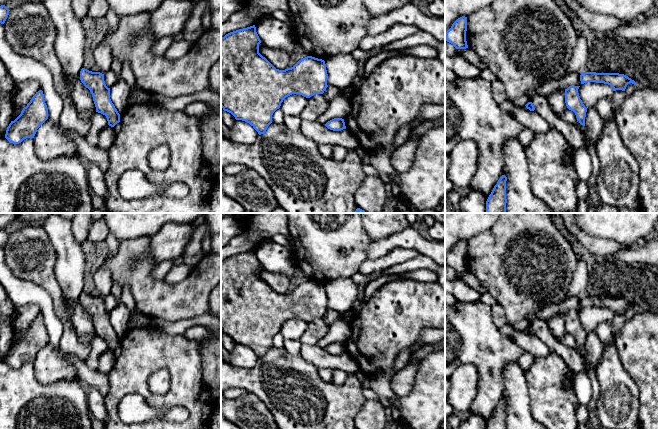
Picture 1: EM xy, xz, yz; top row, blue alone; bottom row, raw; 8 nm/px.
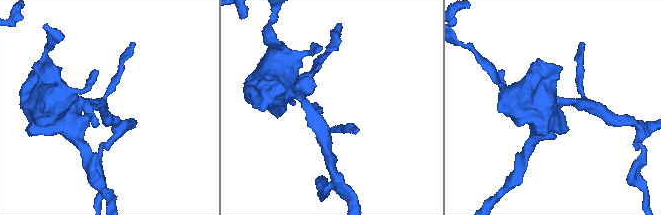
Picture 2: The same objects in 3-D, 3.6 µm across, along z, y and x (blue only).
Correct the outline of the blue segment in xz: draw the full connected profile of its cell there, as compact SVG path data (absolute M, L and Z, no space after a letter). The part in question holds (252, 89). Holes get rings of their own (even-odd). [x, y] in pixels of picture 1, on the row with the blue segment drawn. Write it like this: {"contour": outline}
{"contour": "M255 25L230 32L221 38L221 107L236 120L249 123L259 135L266 132L272 123L273 113L286 97L300 94L310 98L323 94L328 87L324 60L307 56L293 67L279 70L259 53L260 43Z"}

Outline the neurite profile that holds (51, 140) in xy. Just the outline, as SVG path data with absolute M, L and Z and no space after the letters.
M49 118L37 129L34 149L36 155L43 160L60 156L71 157L76 154L76 145L66 129Z

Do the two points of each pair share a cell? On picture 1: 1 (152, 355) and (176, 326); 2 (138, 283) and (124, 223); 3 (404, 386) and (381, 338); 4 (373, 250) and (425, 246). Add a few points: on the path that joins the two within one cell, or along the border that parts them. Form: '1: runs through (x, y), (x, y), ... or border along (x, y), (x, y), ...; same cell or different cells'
1: border along (152, 323), (169, 334), (182, 335); different cells
2: border along (149, 236), (137, 236), (123, 239), (119, 242); different cells
3: border along (396, 372), (391, 380); different cells
4: runs through (386, 245), (392, 242), (412, 242); same cell

